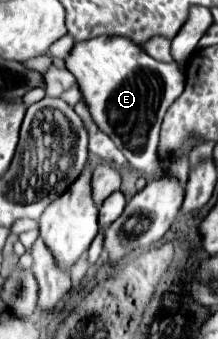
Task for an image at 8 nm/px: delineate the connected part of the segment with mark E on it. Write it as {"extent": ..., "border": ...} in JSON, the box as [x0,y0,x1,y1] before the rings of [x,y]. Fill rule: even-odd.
{"extent":[65,36,183,182],"border":[[[101,36],[89,42],[77,42],[65,64],[75,76],[95,124],[129,160],[133,160],[131,164],[139,168],[149,182],[165,176],[157,160],[159,126],[165,110],[181,94],[175,90],[181,90],[183,84],[167,84],[165,64],[157,62],[139,44],[123,36]]]}

